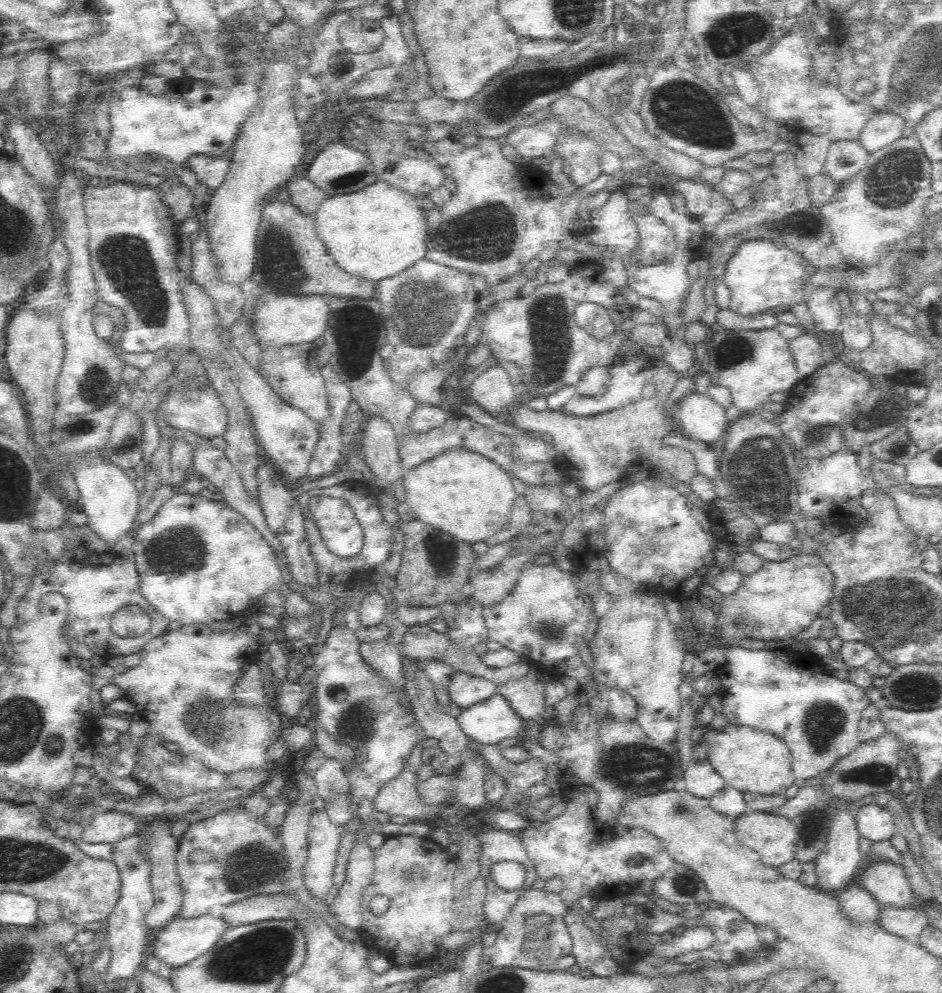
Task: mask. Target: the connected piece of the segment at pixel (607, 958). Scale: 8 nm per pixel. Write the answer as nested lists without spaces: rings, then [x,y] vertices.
[[[570,910],[564,916],[564,923],[571,934],[573,948],[571,955],[576,957],[576,966],[594,977],[610,977],[618,974],[620,964],[612,960],[606,937],[584,924],[582,913],[576,915]]]

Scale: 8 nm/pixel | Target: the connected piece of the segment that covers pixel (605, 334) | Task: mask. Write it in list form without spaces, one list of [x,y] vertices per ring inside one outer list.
[[[590,301],[581,302],[573,312],[575,323],[596,338],[610,338],[614,334],[614,324],[606,309]]]

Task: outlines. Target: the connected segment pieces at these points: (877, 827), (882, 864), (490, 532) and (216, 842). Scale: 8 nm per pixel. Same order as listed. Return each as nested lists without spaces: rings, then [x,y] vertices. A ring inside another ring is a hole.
[[[871,799],[855,814],[855,821],[860,836],[875,843],[889,841],[896,834],[893,815]]]
[[[875,860],[858,876],[866,889],[882,905],[910,908],[917,905],[902,865],[888,860]]]
[[[463,446],[442,451],[440,456],[428,462],[422,462],[412,470],[407,470],[402,478],[405,504],[409,507],[413,518],[470,544],[488,541],[497,532],[503,530],[504,524],[510,521],[511,511],[519,501],[512,481],[513,476],[504,471],[501,466],[479,452],[468,450]]]
[[[241,803],[232,810],[223,810],[213,817],[189,823],[188,830],[179,837],[177,869],[183,896],[176,916],[218,917],[225,906],[242,898],[282,893],[282,876],[286,870],[284,843],[279,833],[266,827],[262,817],[250,816]],[[198,849],[210,850],[211,859],[201,863],[190,860],[192,851]]]

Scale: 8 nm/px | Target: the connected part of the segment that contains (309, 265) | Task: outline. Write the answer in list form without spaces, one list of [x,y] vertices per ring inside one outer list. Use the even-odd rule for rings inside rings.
[[[275,194],[268,197],[257,231],[258,258],[251,279],[263,293],[375,298],[376,282],[346,274],[338,268],[314,230],[314,218],[301,213],[290,200],[280,201]]]

